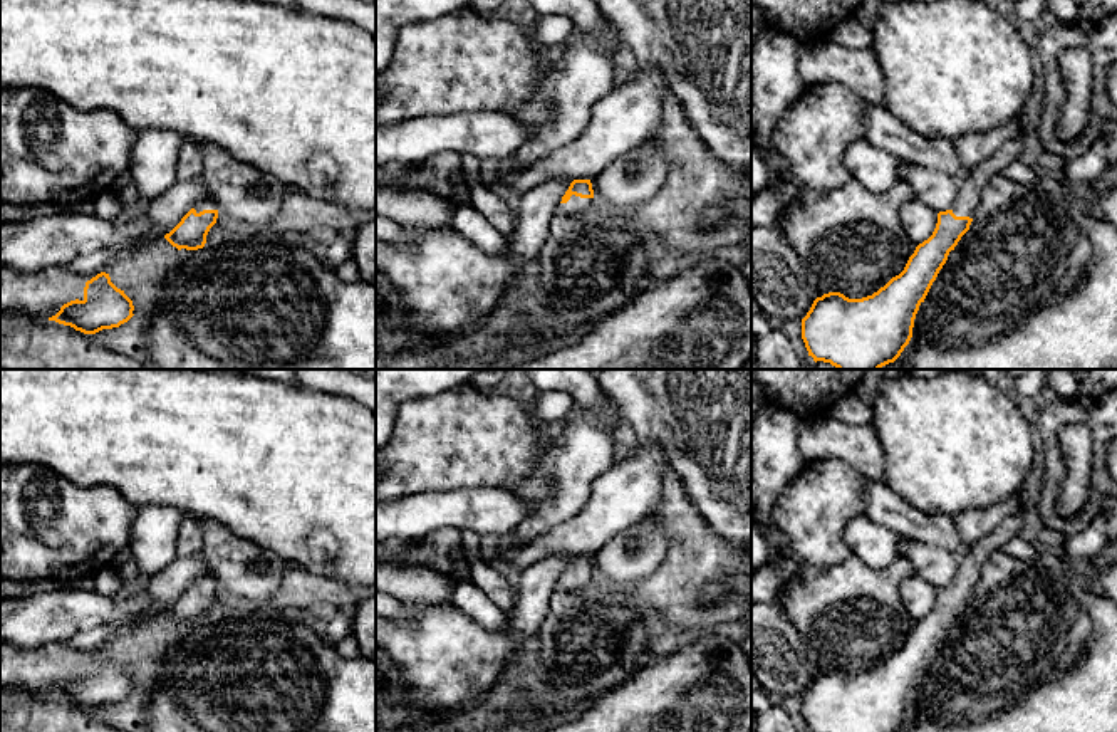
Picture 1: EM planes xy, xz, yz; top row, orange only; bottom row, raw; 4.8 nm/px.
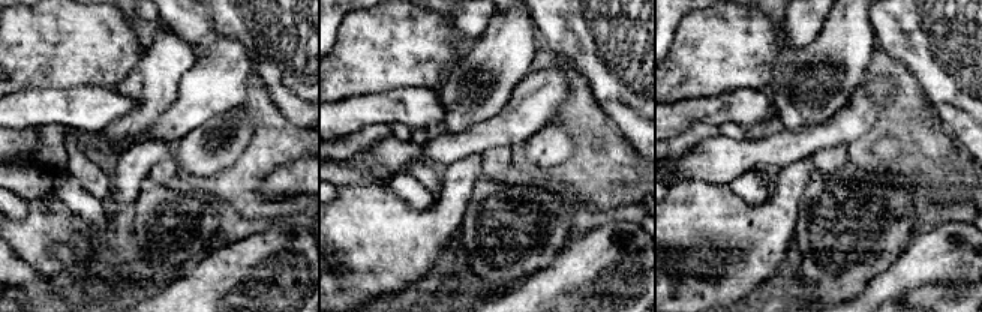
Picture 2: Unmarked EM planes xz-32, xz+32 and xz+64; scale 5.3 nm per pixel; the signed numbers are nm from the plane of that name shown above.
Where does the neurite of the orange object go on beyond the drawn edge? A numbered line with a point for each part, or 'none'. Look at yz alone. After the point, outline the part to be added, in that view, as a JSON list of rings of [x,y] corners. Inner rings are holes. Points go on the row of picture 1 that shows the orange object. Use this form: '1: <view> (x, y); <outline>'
1: yz (970, 192); [[[1025,129],[1006,141],[993,158],[979,163],[969,178],[958,181],[959,191],[951,208],[956,217],[974,218],[983,190],[993,176],[1001,175],[1005,168],[1018,161],[1023,151],[1023,141]]]

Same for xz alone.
1: xz (581, 209); [[[572,195],[567,203],[558,205],[558,213],[575,220],[589,220],[592,218],[595,207],[597,207],[595,198],[580,198]]]

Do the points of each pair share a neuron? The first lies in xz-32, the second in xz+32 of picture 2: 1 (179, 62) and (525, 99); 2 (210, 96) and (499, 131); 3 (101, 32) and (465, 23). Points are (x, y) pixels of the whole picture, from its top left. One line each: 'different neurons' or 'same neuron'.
1: different neurons
2: same neuron
3: different neurons

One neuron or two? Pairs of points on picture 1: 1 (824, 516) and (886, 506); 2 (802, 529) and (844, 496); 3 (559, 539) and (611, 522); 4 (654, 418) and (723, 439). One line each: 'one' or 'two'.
1: two
2: one
3: one
4: one

